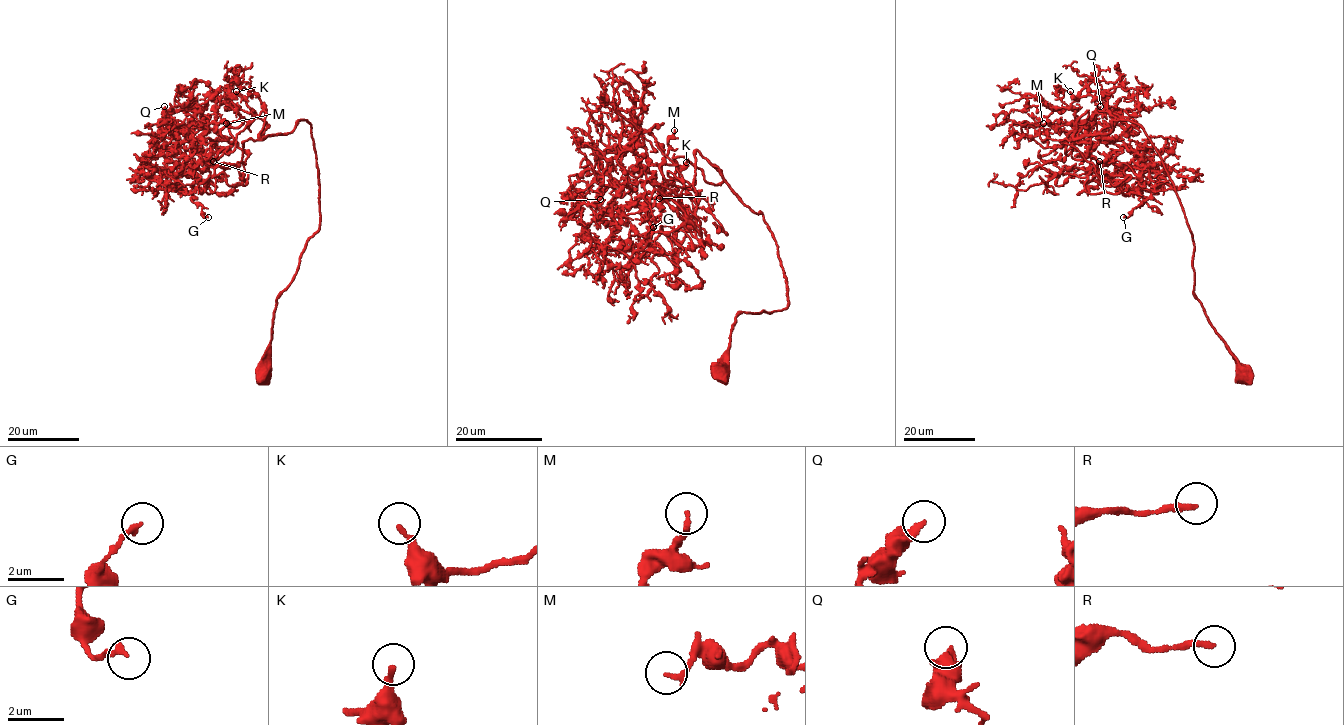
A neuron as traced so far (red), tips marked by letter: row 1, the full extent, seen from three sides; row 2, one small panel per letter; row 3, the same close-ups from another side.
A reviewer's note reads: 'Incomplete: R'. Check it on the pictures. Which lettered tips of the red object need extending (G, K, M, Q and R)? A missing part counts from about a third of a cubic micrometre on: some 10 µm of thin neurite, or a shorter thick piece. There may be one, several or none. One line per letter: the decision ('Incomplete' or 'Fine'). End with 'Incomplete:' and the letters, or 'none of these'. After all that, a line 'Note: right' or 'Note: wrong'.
G: Fine
K: Fine
M: Fine
Q: Fine
R: Incomplete
Incomplete: R
Note: right

